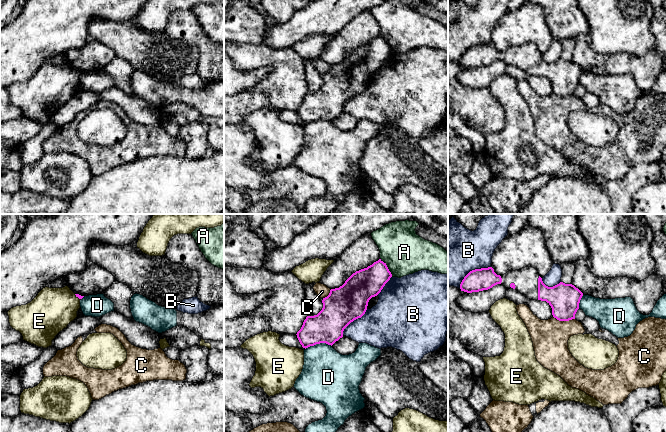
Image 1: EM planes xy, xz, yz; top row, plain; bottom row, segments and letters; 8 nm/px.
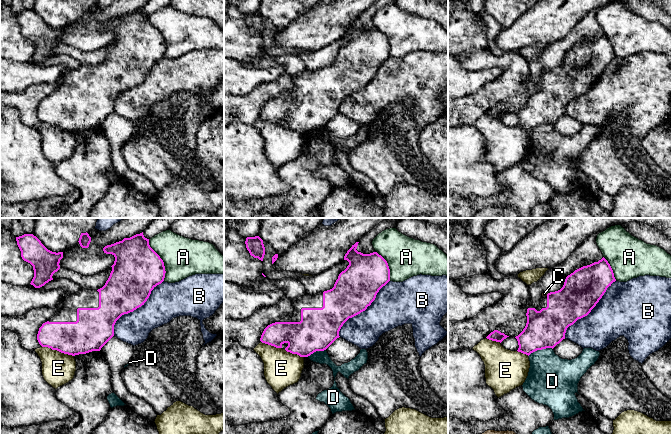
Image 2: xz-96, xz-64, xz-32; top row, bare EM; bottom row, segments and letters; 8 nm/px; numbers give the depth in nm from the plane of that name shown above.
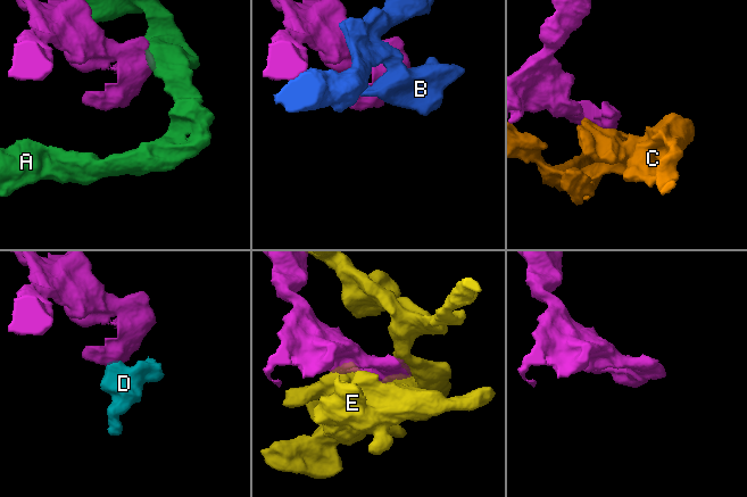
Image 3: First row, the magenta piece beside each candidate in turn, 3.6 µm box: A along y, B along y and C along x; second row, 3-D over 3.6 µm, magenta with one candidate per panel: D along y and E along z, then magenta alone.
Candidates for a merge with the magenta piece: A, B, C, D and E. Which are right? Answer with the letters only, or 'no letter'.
no letter

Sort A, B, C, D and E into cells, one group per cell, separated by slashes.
A / B / C / D / E

